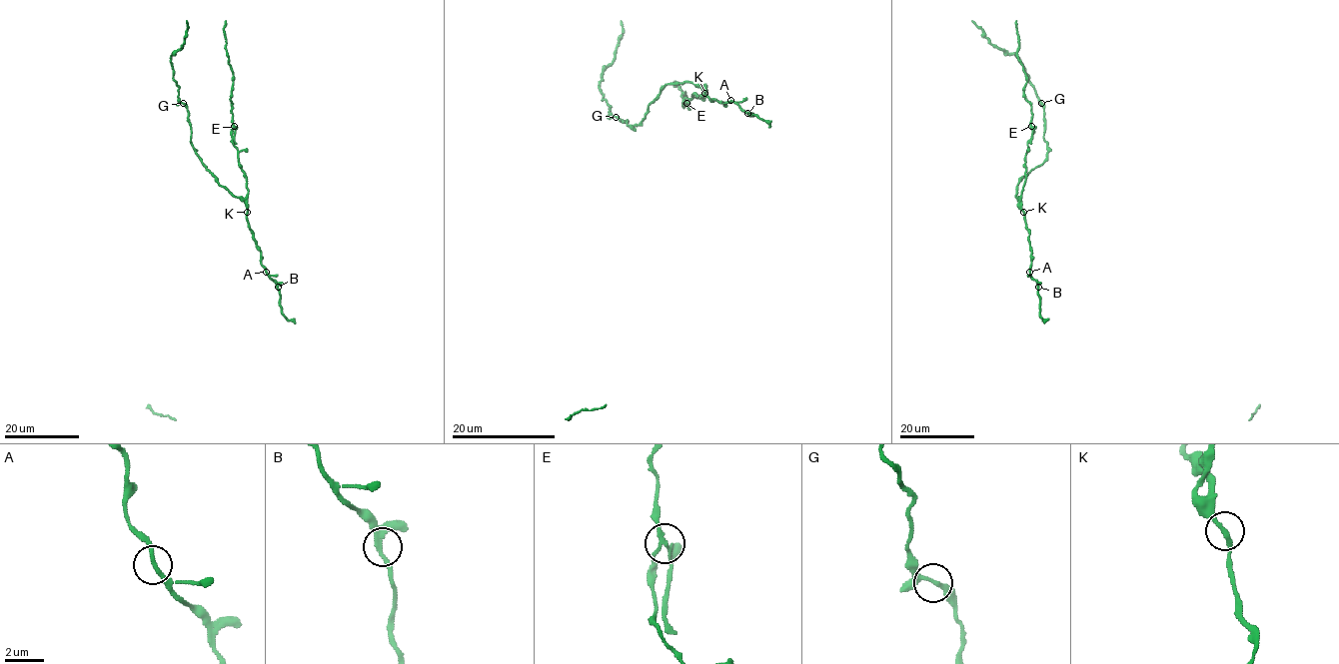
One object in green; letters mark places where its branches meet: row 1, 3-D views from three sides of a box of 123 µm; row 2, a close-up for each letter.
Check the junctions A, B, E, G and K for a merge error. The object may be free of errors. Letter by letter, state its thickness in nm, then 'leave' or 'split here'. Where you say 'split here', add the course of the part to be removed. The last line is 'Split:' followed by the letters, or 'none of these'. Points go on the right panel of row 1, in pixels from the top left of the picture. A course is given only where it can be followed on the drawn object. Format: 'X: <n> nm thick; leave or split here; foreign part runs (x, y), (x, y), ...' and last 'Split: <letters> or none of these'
A: 190 nm thick; leave
B: 180 nm thick; leave
E: 200 nm thick; split here; foreign part runs (1031, 127), (1030, 143)
G: 200 nm thick; leave
K: 240 nm thick; leave
Split: E

